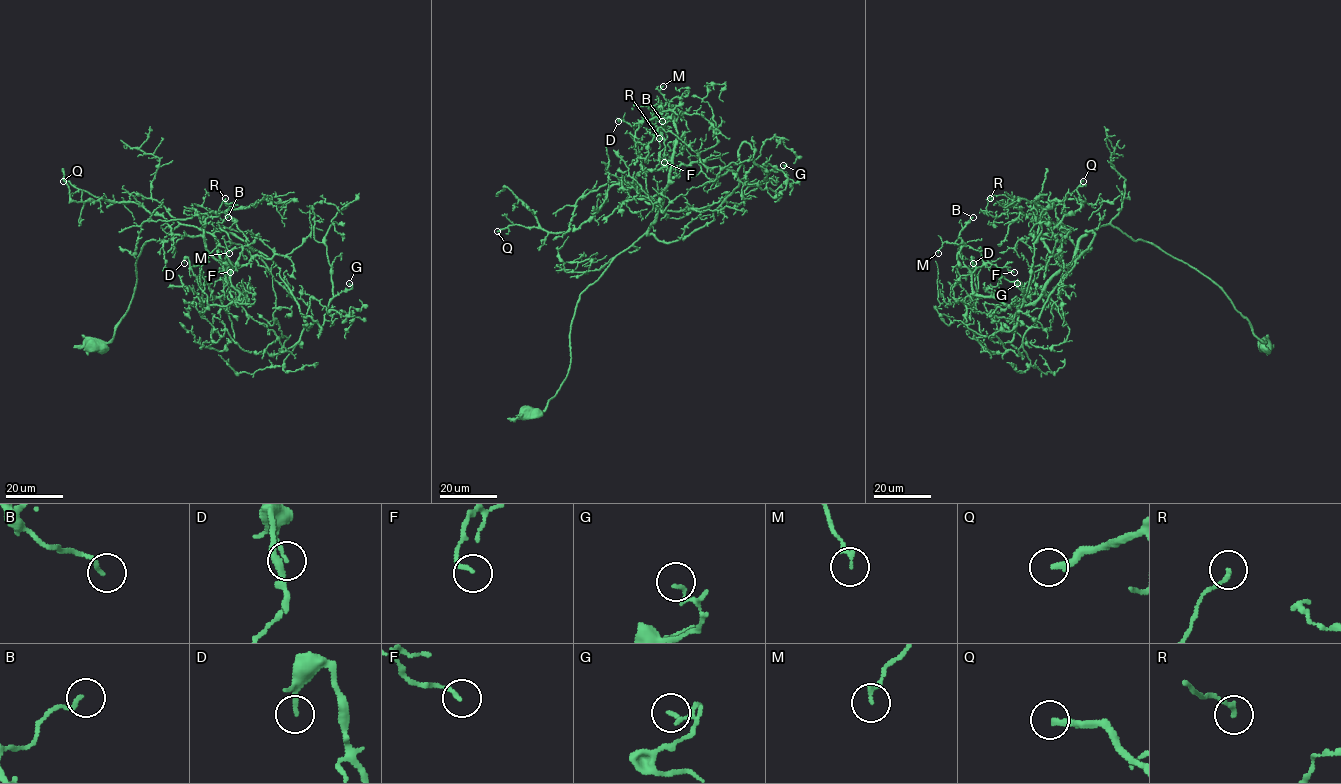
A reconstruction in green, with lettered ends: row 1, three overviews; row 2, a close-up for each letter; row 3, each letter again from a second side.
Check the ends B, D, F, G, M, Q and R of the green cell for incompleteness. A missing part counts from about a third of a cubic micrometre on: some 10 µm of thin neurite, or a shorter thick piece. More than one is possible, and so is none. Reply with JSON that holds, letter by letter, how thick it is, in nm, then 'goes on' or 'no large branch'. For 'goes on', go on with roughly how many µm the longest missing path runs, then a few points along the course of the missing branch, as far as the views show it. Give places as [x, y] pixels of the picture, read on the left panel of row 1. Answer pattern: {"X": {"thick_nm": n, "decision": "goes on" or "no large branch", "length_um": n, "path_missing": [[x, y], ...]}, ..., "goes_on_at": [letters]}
{"B": {"thick_nm": 160, "decision": "no large branch"}, "D": {"thick_nm": 160, "decision": "no large branch"}, "F": {"thick_nm": 150, "decision": "no large branch"}, "G": {"thick_nm": 150, "decision": "no large branch"}, "M": {"thick_nm": 180, "decision": "no large branch"}, "Q": {"thick_nm": 280, "decision": "goes on", "length_um": 7}, "R": {"thick_nm": 180, "decision": "no large branch"}, "goes_on_at": ["Q"]}

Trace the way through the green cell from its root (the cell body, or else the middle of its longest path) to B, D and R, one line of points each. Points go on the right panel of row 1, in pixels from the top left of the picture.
B: (1265, 344), (1207, 277), (1110, 224), (1086, 233), (1075, 257), (1032, 302), (978, 296), (955, 243), (973, 217)
D: (1265, 344), (1207, 277), (1110, 224), (1087, 232), (1027, 304), (968, 295), (965, 305), (976, 297), (973, 263)
R: (1265, 344), (1217, 285), (1155, 245), (1105, 224), (1060, 266), (1033, 215), (993, 216), (990, 198)

